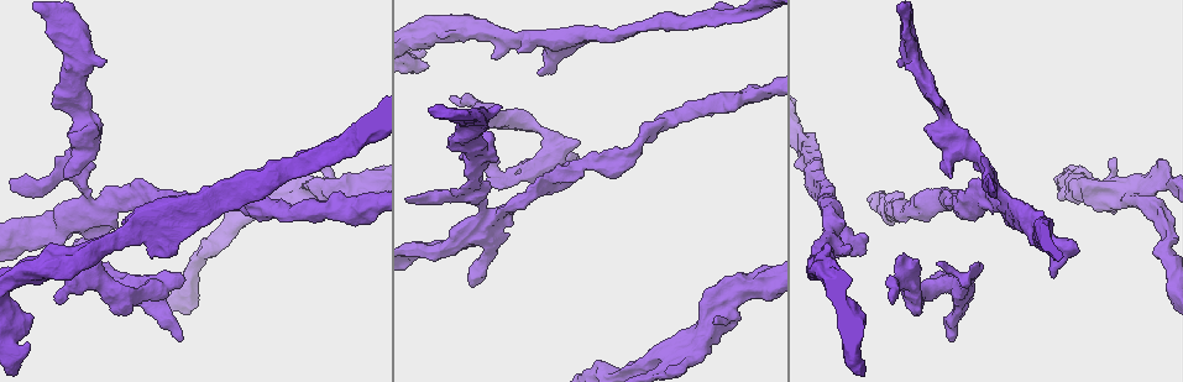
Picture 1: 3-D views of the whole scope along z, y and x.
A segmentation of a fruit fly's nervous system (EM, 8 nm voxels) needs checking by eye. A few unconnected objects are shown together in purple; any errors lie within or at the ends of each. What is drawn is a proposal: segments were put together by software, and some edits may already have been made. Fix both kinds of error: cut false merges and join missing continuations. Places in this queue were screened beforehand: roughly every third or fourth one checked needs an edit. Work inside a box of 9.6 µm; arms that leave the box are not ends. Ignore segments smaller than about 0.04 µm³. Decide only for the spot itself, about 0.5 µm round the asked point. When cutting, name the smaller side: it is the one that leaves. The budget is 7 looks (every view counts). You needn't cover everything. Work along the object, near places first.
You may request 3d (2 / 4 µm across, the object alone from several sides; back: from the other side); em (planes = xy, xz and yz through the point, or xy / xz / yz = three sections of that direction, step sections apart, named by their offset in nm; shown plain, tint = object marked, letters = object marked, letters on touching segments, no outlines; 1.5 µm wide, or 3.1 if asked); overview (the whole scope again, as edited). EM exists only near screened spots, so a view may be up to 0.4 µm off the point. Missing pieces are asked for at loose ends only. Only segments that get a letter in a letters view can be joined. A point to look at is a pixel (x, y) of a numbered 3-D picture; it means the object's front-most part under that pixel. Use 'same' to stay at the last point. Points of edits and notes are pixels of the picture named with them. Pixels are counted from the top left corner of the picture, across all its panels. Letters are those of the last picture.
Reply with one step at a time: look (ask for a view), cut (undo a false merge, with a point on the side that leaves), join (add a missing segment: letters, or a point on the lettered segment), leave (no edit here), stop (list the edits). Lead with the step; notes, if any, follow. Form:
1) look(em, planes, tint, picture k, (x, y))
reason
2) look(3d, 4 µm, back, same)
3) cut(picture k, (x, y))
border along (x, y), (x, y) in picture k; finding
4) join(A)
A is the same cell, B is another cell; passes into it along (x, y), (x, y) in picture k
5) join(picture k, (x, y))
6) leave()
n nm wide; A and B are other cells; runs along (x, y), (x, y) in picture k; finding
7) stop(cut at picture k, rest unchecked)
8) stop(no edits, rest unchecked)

look(3d, 4 µm, picture 1, (910, 41))
thick end

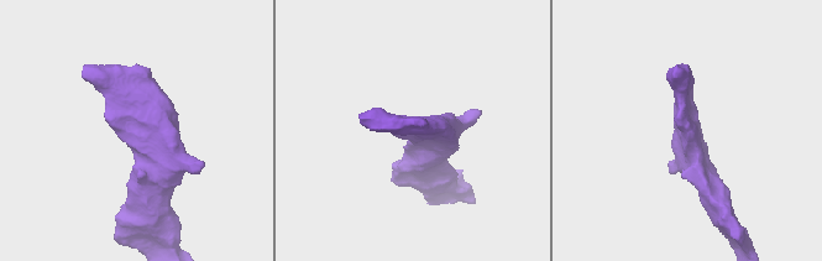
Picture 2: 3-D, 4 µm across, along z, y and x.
look(em, xy, step 4, tint, picture 2, (396, 135))

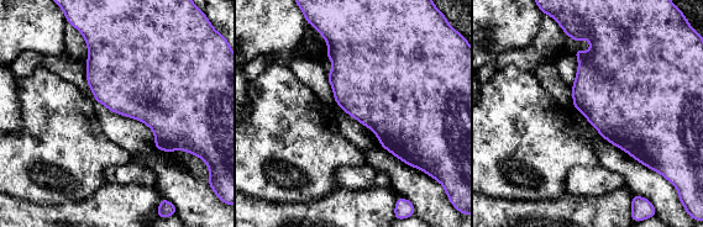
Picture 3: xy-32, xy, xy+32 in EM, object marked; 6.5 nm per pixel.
look(em, planes, letters, same)
cut it another way

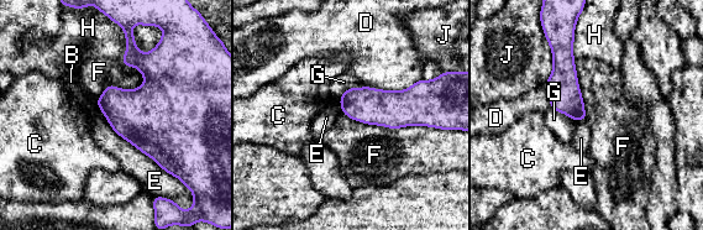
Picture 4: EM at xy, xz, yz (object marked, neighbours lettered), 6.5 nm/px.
leave()
B, C, D, E, F, G, H and J are other cells; border along (342, 113), (393, 129), (436, 129) in picture 4; none of them fits

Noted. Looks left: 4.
look(em, xy, step 4, letters, picture 1, (458, 100))
an open end

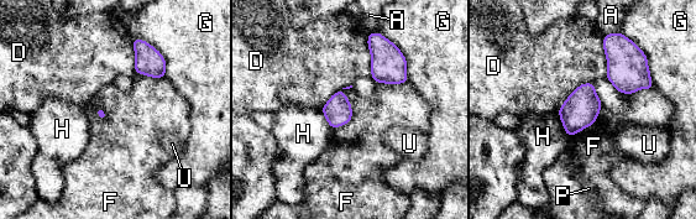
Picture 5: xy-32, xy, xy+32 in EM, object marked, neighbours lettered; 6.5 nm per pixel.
look(em, planes, letters, same)

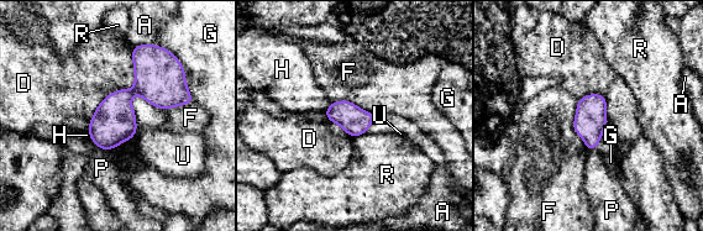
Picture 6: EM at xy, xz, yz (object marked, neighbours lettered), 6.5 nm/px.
leave()
D touches over 650 nm; A, D, F, G, H, P, R and U are other cells; border along (577, 100), (573, 131), (588, 150) in picture 6; none of them fits

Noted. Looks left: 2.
look(3d, 4 µm, picture 1, (951, 341))
an open end

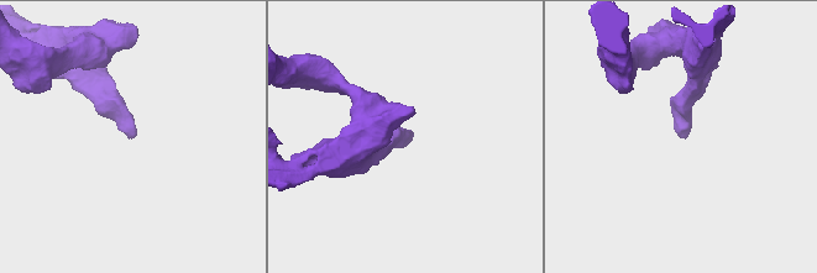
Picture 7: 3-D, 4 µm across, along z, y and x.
look(em, planes, letters, picture 7, (684, 137))

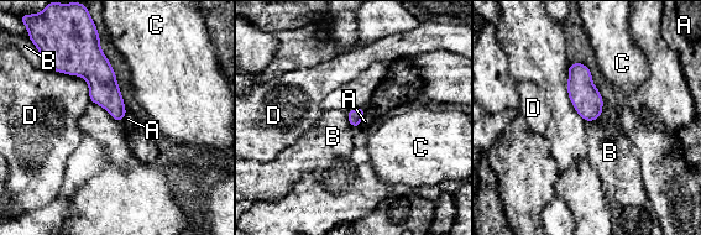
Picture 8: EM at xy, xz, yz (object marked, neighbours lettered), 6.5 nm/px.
leave()
A, B, C and D are other cells; no lettered segment goes on from it

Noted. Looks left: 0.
stop(no edits, rest unchecked)

